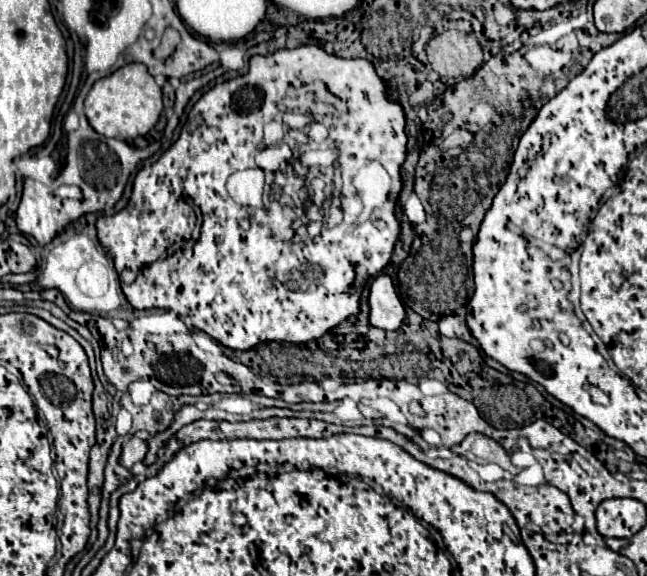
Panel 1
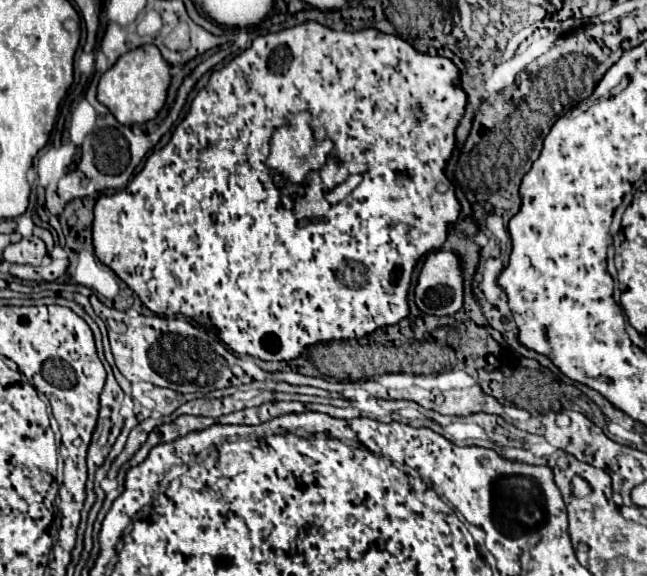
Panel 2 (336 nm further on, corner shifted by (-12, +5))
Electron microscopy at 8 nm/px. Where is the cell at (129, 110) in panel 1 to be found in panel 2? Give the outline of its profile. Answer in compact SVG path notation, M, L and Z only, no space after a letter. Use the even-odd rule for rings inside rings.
M146 44L122 54L116 64L102 74L98 84L98 102L104 104L120 124L144 124L164 106L168 84L168 62L154 44Z

